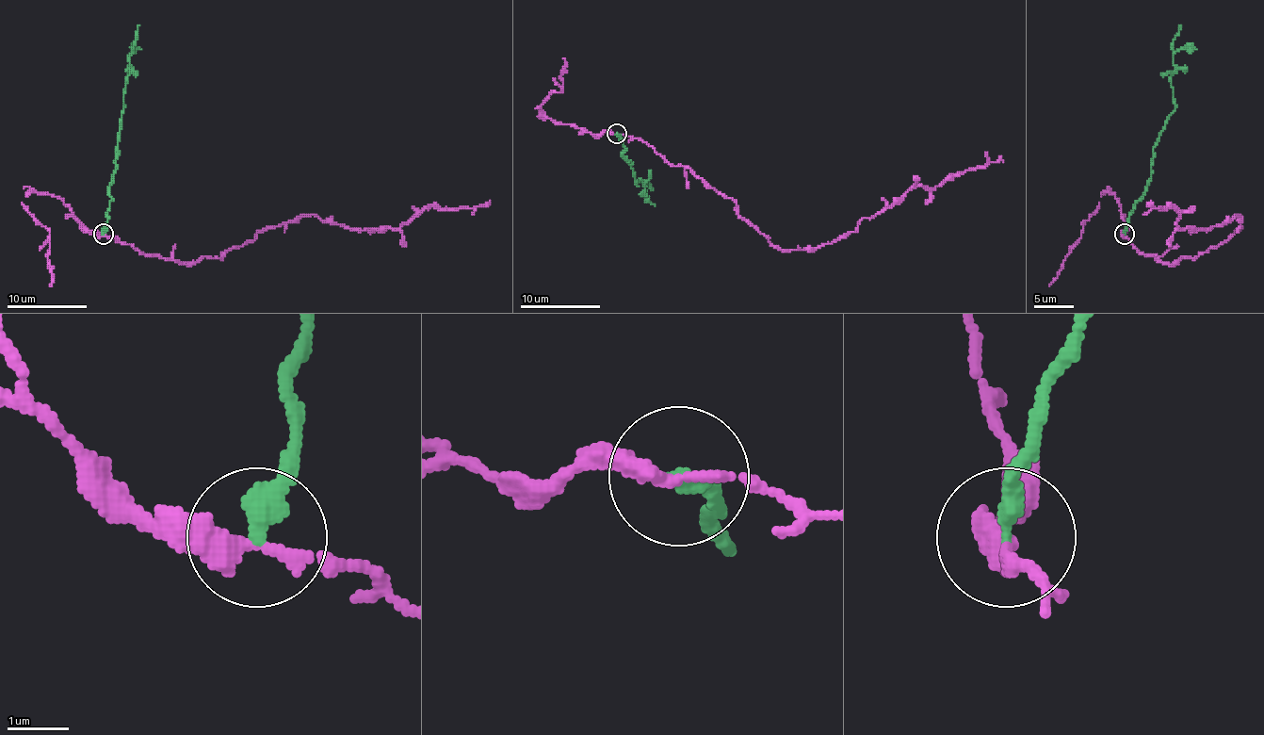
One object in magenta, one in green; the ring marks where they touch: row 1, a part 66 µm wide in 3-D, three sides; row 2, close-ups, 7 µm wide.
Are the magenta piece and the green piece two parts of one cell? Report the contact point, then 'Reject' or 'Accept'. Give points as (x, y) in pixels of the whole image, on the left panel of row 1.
Place: (103, 234). Reject

